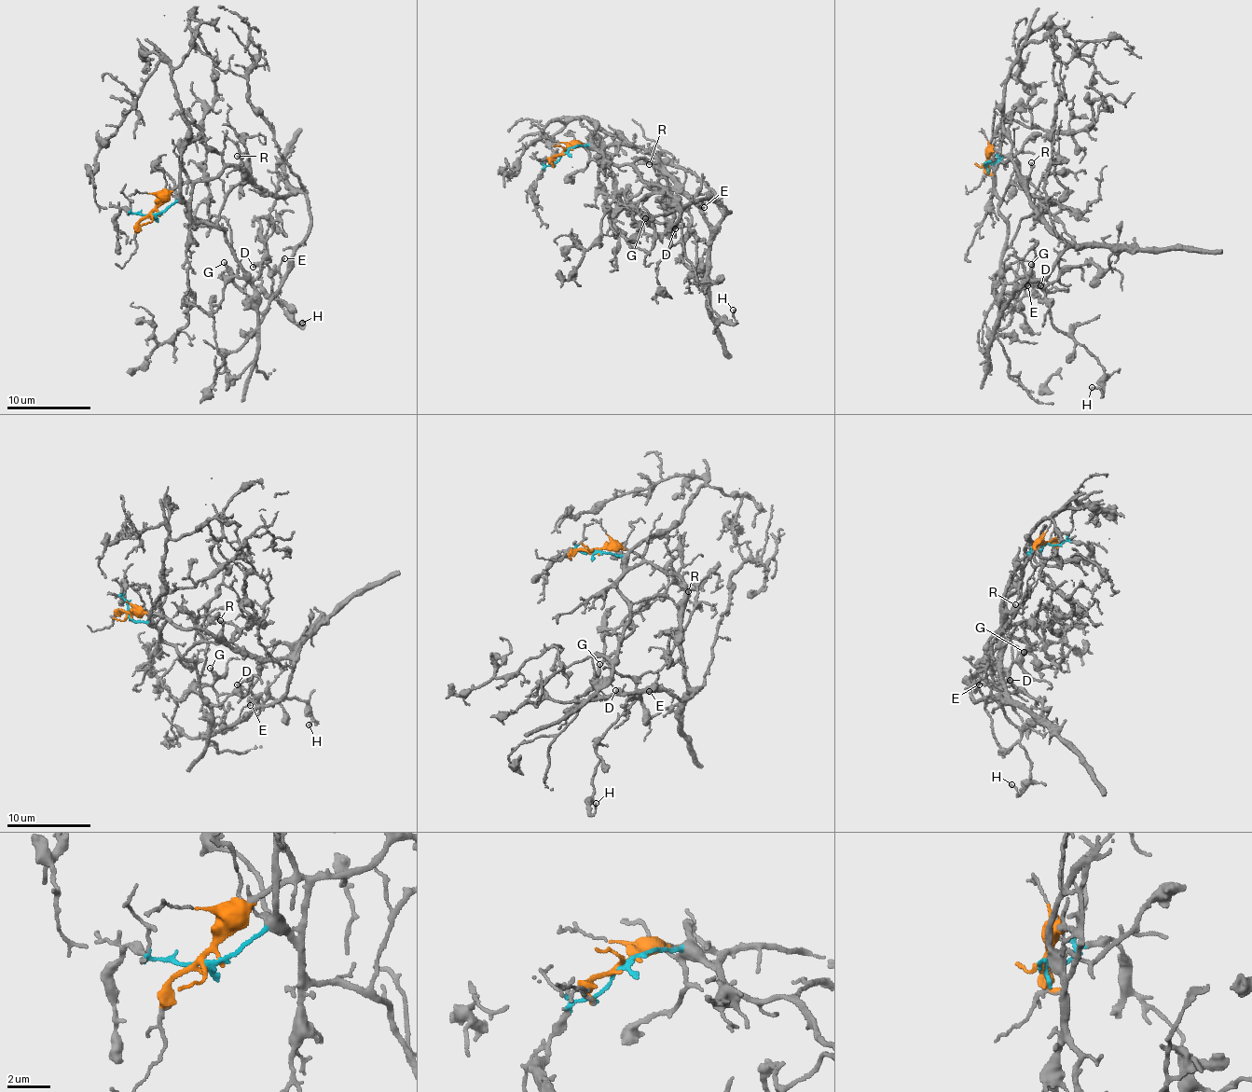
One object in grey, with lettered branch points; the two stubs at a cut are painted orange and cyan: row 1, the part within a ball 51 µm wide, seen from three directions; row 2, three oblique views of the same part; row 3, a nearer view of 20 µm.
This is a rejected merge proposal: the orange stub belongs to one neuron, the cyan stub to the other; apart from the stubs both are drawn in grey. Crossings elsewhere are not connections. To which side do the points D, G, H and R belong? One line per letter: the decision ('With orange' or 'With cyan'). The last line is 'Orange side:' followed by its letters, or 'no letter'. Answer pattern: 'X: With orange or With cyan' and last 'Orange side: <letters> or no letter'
D: With cyan
G: With cyan
H: With cyan
R: With orange
Orange side: R

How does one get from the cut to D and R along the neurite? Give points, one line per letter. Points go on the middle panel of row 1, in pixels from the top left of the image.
D: (566, 151), (592, 145), (609, 163), (627, 164), (641, 181), (676, 198), (690, 214), (688, 225), (674, 228)
R: (566, 150), (579, 143), (595, 146), (624, 145), (644, 148), (655, 160), (655, 165), (648, 164)

